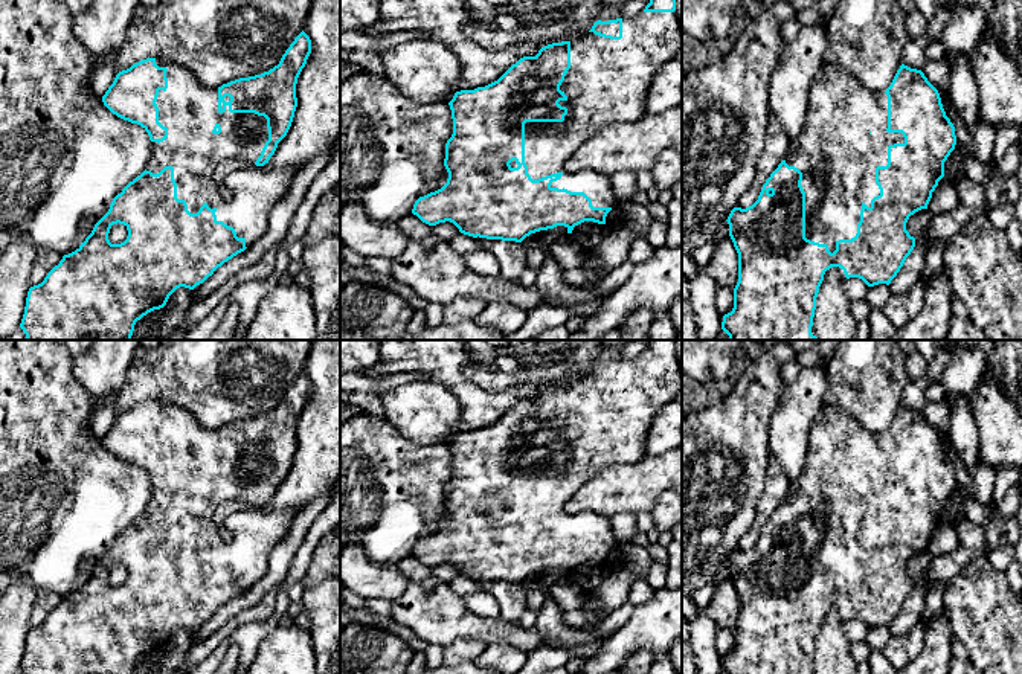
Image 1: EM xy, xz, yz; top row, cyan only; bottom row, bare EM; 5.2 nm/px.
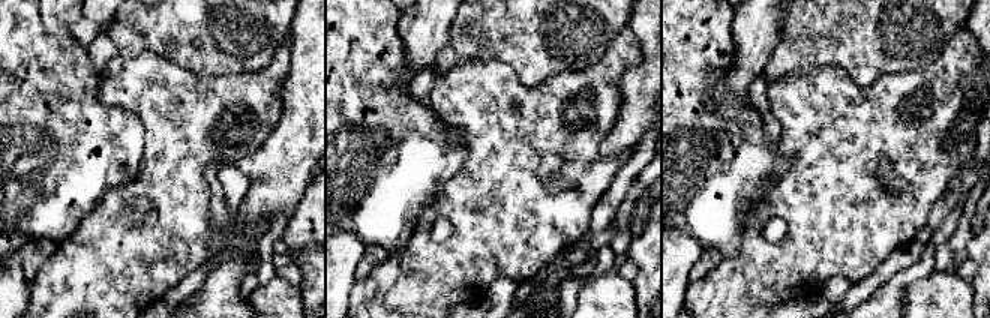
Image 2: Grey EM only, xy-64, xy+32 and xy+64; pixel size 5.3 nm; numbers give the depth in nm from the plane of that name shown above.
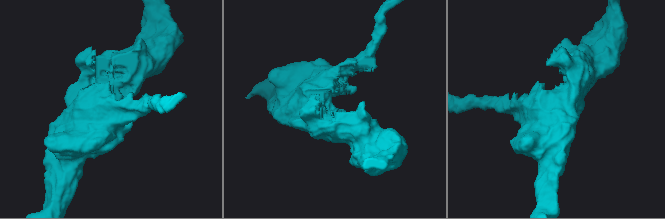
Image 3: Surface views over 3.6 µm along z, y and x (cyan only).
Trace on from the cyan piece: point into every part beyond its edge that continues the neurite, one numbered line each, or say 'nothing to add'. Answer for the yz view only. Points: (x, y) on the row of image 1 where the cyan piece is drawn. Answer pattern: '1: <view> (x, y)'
1: yz (838, 157)

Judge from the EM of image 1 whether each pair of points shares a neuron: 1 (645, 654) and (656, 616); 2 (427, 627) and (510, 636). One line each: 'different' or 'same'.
1: different
2: same

